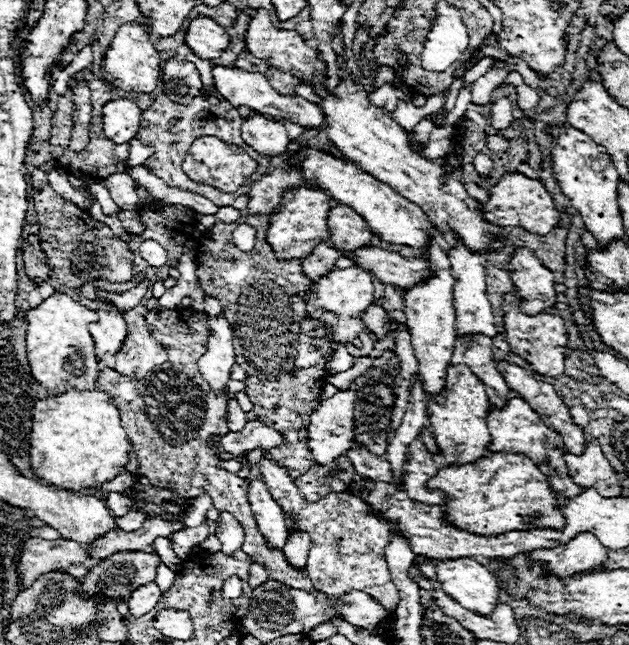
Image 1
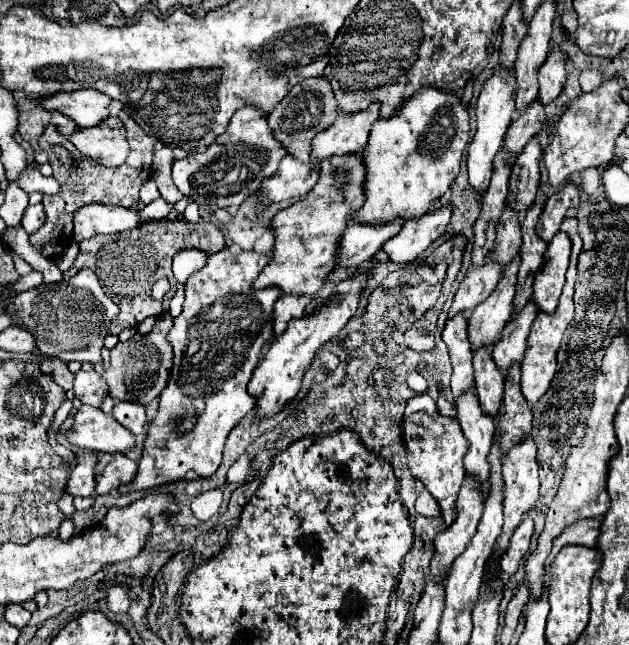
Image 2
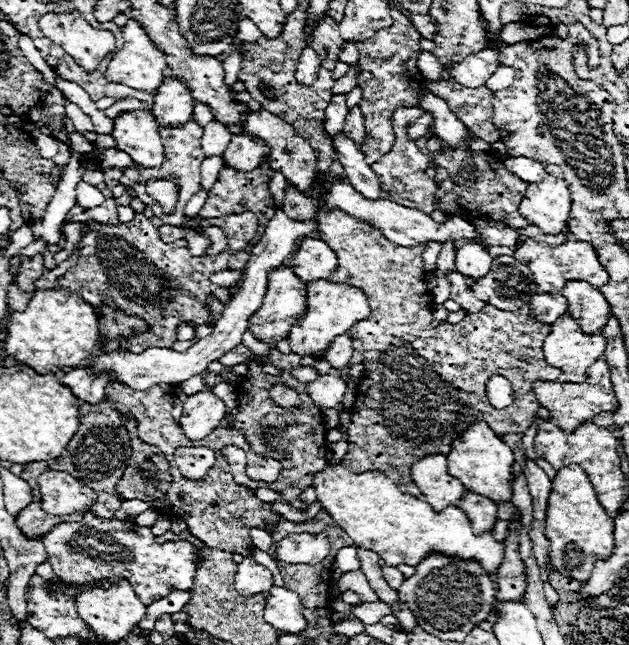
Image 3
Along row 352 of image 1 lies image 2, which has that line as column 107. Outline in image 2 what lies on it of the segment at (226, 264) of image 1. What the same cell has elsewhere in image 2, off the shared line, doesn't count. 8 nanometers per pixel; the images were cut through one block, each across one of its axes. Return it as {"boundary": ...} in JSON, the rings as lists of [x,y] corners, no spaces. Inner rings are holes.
{"boundary":[[[156,220],[156,222],[144,222],[132,230],[126,230],[126,232],[118,232],[118,234],[108,234],[108,236],[94,236],[94,238],[88,238],[84,242],[80,242],[80,252],[78,252],[78,258],[76,262],[72,264],[72,268],[64,274],[64,276],[74,276],[78,270],[82,268],[90,268],[96,272],[106,296],[110,296],[114,300],[114,304],[120,308],[118,316],[112,320],[110,324],[110,332],[112,334],[120,334],[124,328],[130,328],[130,326],[138,326],[144,318],[148,316],[158,316],[162,312],[166,312],[168,308],[168,302],[172,300],[174,296],[174,290],[176,290],[176,280],[174,280],[174,274],[172,274],[172,258],[176,252],[180,250],[188,250],[188,248],[198,248],[198,250],[204,250],[204,252],[218,252],[225,247],[225,238],[222,234],[222,230],[212,224],[210,220],[200,220],[198,224],[190,224],[190,222],[184,222],[184,220],[174,220],[174,222],[168,222],[168,220]],[[160,278],[166,278],[170,282],[170,290],[166,292],[166,298],[162,302],[154,302],[152,298],[152,286],[160,280]]]}

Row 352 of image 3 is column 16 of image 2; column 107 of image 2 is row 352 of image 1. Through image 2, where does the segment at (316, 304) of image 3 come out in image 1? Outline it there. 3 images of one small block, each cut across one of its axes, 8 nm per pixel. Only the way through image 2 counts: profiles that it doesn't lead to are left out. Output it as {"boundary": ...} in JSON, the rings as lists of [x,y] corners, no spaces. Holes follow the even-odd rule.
{"boundary":[[[336,268],[312,282],[306,296],[306,318],[300,320],[300,332],[296,334],[296,358],[292,366],[292,376],[300,368],[314,366],[320,358],[330,358],[338,350],[340,344],[352,342],[358,332],[366,332],[371,339],[377,340],[376,335],[364,326],[360,316],[374,302],[374,286],[370,274],[360,268]]]}

